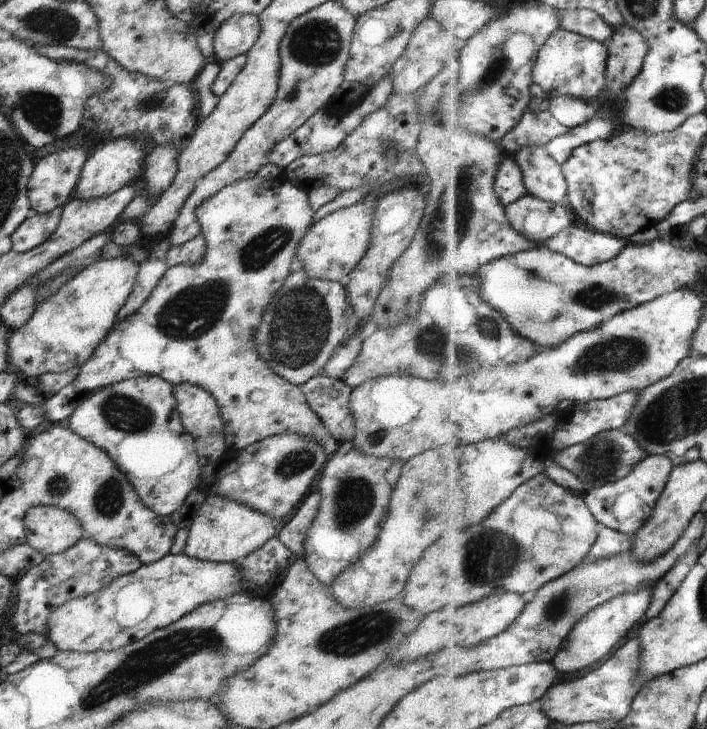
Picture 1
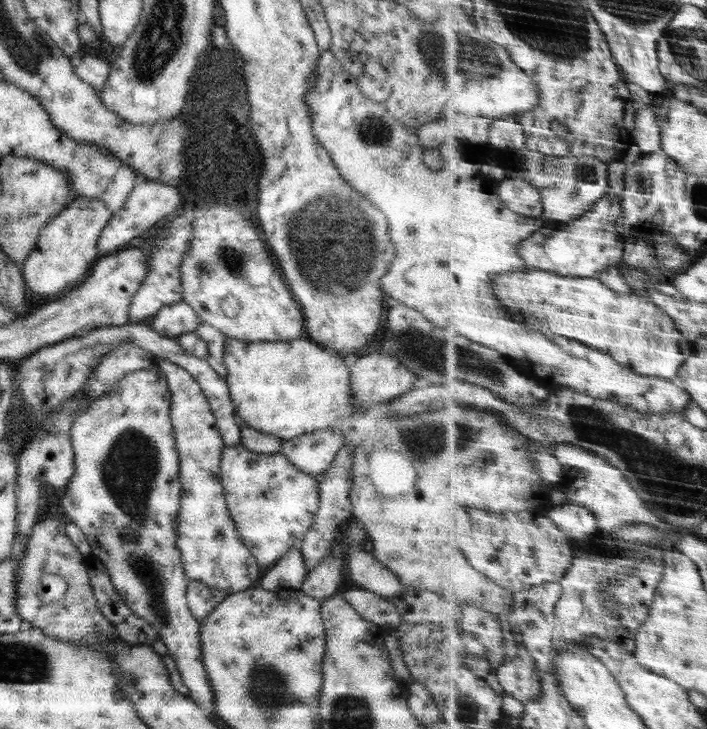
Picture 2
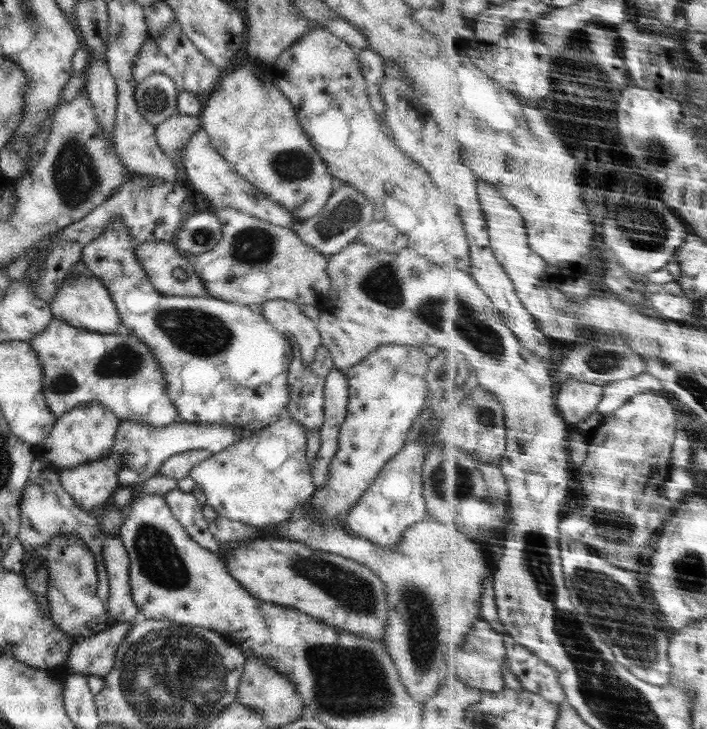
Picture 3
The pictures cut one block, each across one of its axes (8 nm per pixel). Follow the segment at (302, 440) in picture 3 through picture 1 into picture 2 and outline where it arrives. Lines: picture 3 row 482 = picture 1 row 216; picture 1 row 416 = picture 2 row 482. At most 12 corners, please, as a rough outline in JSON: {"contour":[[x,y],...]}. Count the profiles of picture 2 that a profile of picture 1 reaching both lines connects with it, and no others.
{"contour":[[222,447],[228,513],[257,565],[299,546],[318,486],[282,454]]}

